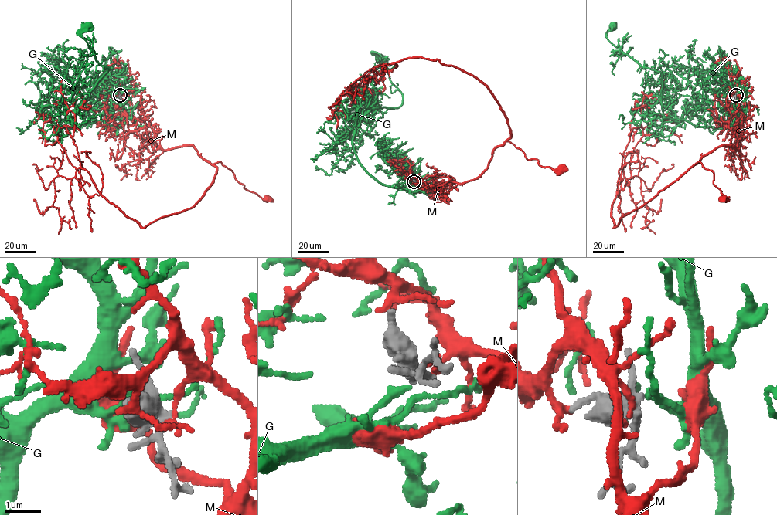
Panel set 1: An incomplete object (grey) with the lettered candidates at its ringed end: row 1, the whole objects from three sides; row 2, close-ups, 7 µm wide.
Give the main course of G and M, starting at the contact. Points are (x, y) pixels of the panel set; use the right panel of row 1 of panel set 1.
G: (736, 95), (741, 121), (734, 126), (694, 126), (666, 118), (662, 75), (615, 47), (606, 36), (612, 26)
M: (733, 96), (730, 149), (737, 150), (716, 147), (695, 164), (713, 173), (723, 198)

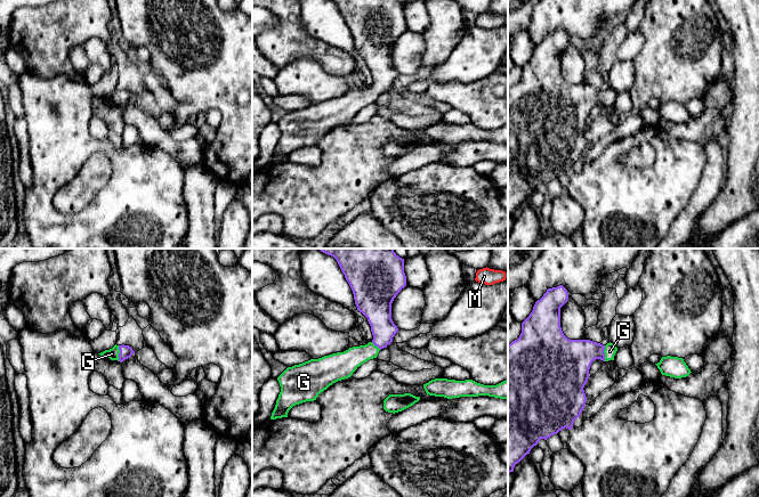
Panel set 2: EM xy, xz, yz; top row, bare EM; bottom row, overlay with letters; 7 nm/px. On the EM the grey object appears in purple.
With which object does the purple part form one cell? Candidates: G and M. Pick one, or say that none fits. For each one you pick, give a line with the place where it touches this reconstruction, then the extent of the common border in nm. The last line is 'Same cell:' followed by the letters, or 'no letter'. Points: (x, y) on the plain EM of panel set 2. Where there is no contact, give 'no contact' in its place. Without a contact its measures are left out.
G: contact xy (119, 98); length 110 nm
Same cell: G

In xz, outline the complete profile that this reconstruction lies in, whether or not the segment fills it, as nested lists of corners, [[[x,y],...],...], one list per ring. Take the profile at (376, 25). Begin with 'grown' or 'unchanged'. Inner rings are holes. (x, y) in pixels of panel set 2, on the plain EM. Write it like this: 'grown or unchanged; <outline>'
grown; [[[331,0],[333,1],[346,25],[348,26],[357,55],[362,57],[371,71],[373,84],[365,90],[353,91],[344,97],[310,104],[288,112],[278,122],[281,137],[276,145],[271,164],[288,162],[289,155],[299,148],[314,146],[321,137],[333,128],[348,123],[364,107],[377,103],[379,96],[393,87],[398,76],[391,64],[391,48],[396,40],[406,31],[404,3],[398,0]]]

